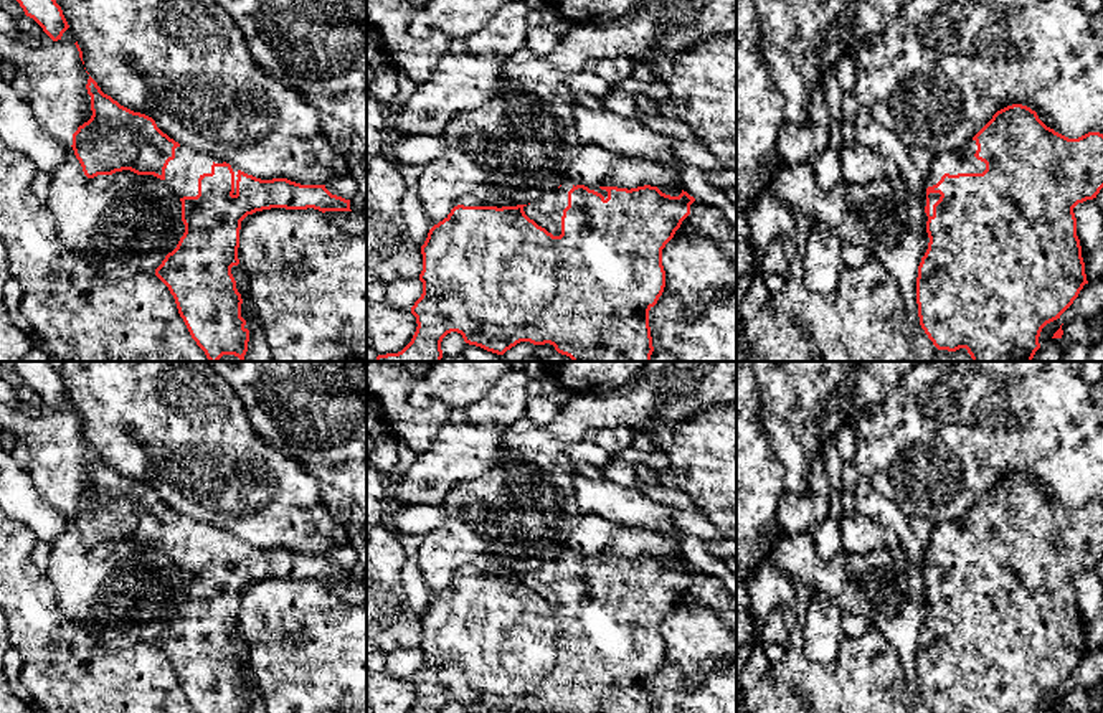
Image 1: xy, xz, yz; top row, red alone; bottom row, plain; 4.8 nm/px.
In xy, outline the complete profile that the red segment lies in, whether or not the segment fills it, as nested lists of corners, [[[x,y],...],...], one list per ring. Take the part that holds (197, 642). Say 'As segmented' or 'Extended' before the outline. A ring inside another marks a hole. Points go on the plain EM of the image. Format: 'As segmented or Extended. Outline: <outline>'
Extended. Outline: [[[89,446],[86,454],[92,485],[73,503],[73,520],[88,548],[130,540],[163,550],[182,571],[185,602],[165,626],[155,645],[168,657],[192,708],[196,713],[248,713],[249,700],[241,687],[241,663],[231,637],[239,634],[241,591],[271,578],[352,581],[350,569],[332,564],[325,555],[301,555],[287,548],[261,550],[208,523],[180,515],[155,490],[134,482],[104,464]]]

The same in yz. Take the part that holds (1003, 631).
Extended. Outline: [[[1012,474],[997,480],[992,489],[959,520],[935,523],[926,545],[926,602],[928,619],[921,627],[916,647],[916,673],[920,695],[933,713],[1039,713],[1042,698],[1060,688],[1073,673],[1086,650],[1082,616],[1077,606],[1073,578],[1096,568],[1103,558],[1103,503],[1088,502],[1068,508],[1047,497],[1027,475]]]

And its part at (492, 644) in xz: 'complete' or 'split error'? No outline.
split error

